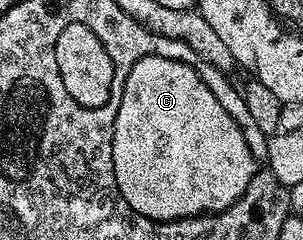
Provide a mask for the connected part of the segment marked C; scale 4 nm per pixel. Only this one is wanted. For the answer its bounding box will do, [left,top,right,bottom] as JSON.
[112,55,258,222]

